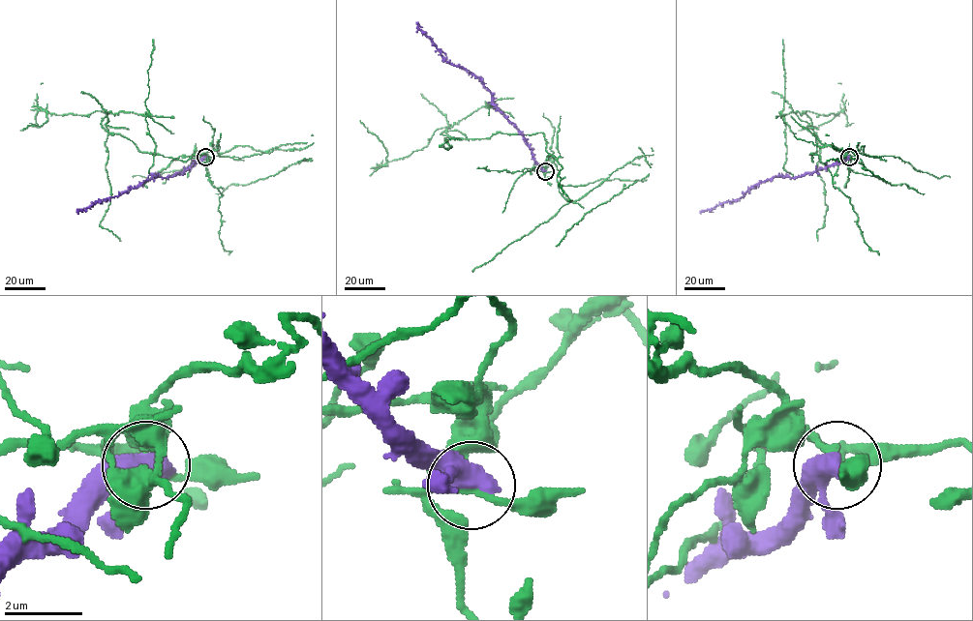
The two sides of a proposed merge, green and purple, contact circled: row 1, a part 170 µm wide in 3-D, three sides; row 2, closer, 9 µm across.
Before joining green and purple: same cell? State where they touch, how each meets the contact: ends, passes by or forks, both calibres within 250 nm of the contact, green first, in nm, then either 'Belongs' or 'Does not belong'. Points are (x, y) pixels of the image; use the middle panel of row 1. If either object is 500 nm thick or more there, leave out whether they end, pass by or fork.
Place: (545, 171). At the ring green forks. At the ring purple passes by. Thickness 130 nm (green) against 480 nm. Does not belong

